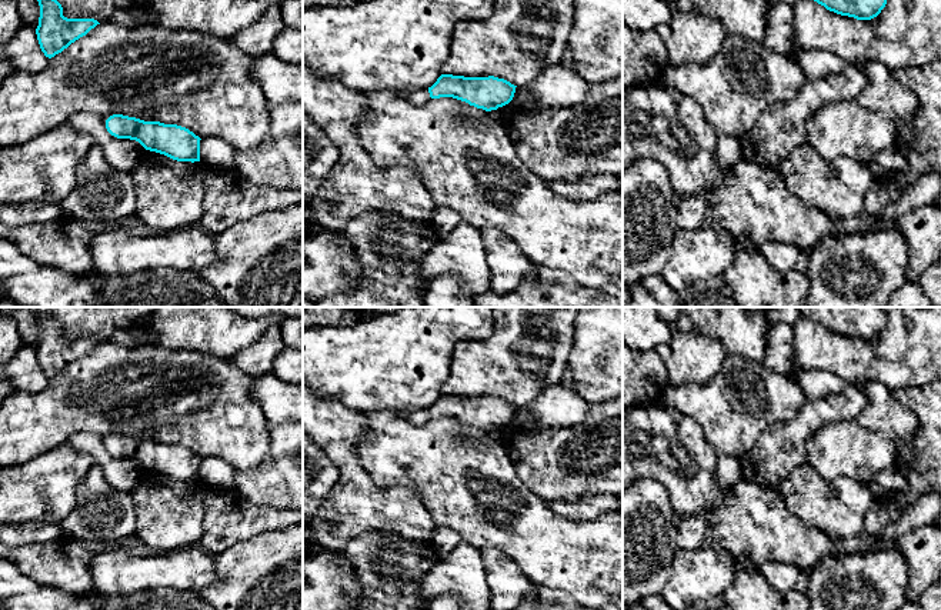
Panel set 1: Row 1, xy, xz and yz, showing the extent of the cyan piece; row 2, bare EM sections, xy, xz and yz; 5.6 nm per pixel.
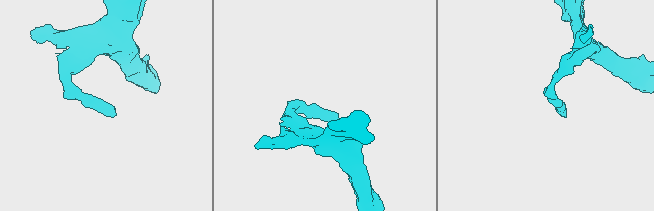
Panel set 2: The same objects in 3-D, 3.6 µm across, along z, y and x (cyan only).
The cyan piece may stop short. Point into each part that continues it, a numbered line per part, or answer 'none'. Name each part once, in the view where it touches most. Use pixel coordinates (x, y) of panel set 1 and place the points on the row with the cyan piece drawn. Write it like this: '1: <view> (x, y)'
none

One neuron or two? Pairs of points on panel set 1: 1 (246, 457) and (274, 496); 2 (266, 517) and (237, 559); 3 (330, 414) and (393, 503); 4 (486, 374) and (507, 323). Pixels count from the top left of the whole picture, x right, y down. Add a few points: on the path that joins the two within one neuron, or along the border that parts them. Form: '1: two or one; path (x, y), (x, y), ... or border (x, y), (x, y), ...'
1: two; border (269, 437), (266, 454), (253, 467), (234, 470)
2: two; border (283, 527), (240, 540), (222, 553)
3: one; path (340, 439), (341, 452), (350, 472), (369, 490)
4: one; path (499, 362), (507, 353), (507, 336)

